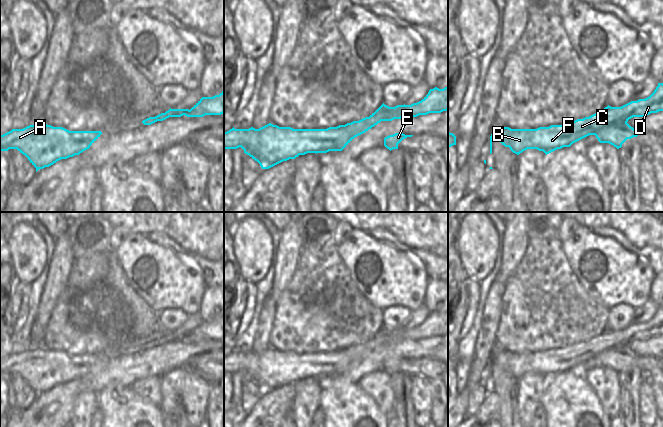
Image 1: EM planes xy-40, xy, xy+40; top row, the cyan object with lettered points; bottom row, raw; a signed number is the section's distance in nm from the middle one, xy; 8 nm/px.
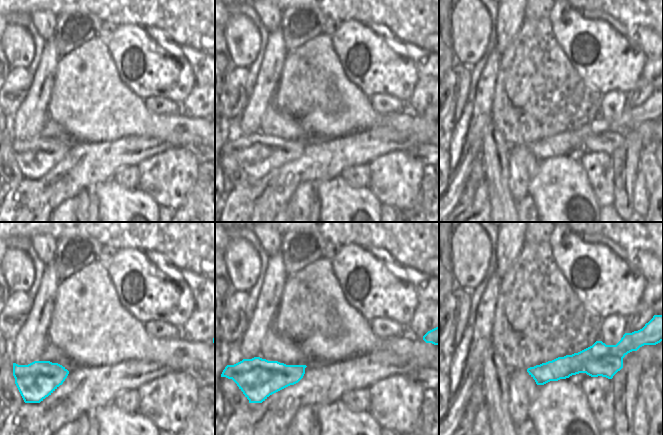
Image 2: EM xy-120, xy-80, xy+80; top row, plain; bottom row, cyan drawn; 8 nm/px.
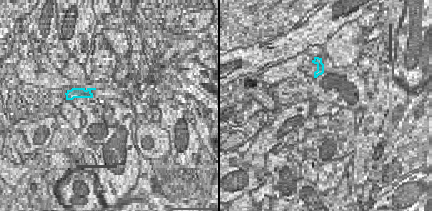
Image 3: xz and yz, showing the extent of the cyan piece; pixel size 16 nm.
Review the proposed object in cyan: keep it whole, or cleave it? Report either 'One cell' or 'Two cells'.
One cell.

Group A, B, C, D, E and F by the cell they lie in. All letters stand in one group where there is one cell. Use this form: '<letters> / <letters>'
A B C D E F

